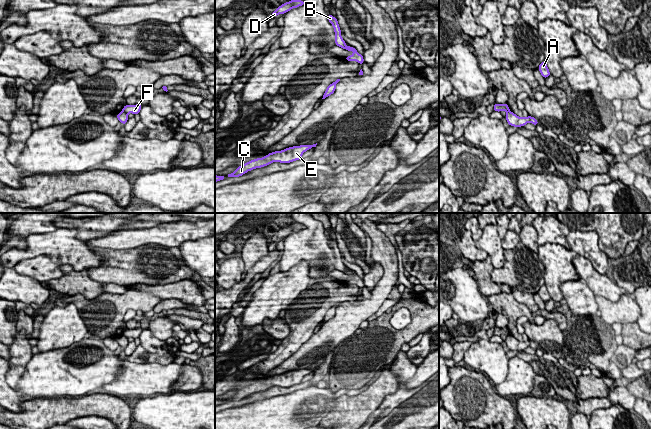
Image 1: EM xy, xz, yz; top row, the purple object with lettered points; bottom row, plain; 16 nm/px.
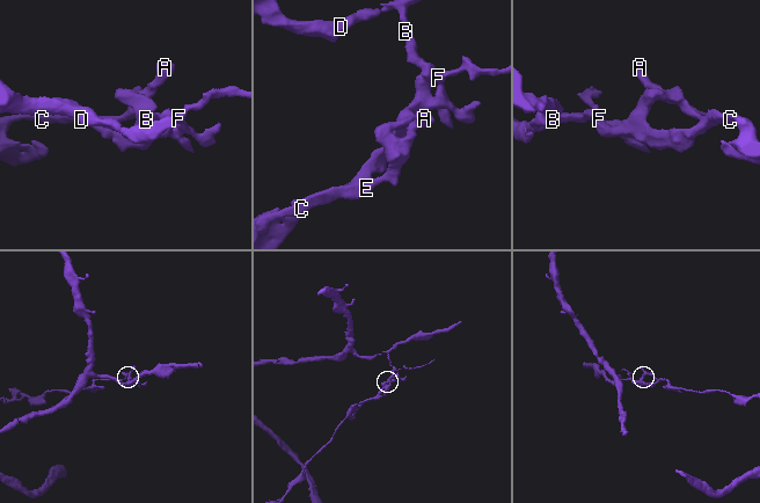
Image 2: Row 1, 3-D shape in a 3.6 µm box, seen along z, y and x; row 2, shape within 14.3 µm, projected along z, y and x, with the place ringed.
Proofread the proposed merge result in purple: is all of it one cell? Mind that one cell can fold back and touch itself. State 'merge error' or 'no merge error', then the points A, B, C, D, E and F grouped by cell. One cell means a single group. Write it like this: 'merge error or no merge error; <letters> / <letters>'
merge error; A C E / B D F

